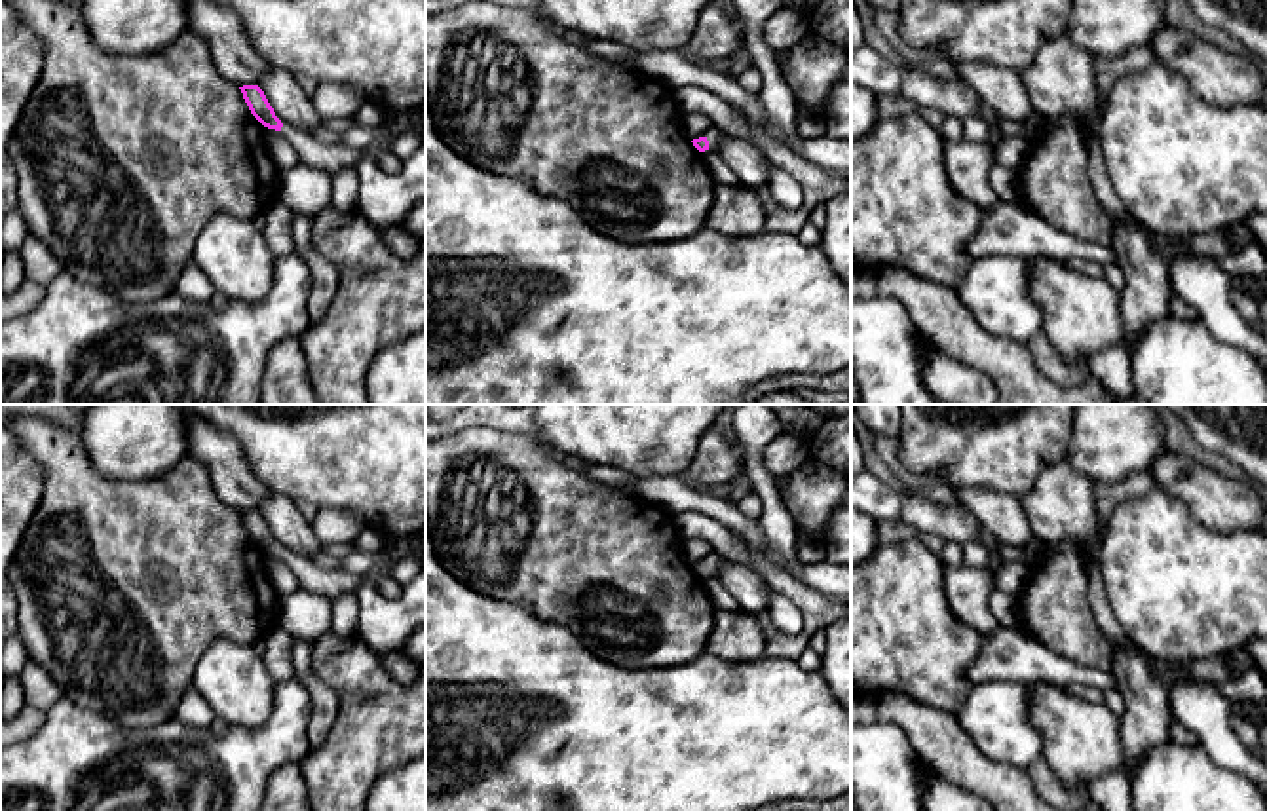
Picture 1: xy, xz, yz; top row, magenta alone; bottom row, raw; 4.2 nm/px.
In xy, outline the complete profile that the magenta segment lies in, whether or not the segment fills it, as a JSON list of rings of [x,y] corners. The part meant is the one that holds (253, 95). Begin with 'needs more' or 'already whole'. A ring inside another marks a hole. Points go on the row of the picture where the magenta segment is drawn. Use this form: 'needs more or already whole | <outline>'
needs more | [[[258,85],[239,87],[251,114],[268,129],[281,131],[294,148],[300,163],[329,173],[331,177],[340,169],[355,169],[359,163],[359,150],[348,148],[340,142],[325,142],[312,133],[285,127],[270,106],[264,91]]]

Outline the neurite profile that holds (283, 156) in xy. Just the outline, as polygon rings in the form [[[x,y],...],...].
[[[264,127],[264,142],[277,169],[291,169],[300,163],[294,148],[281,131]]]

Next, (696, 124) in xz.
[[[682,112],[682,127],[690,141],[709,137],[714,131],[712,120],[701,112]]]

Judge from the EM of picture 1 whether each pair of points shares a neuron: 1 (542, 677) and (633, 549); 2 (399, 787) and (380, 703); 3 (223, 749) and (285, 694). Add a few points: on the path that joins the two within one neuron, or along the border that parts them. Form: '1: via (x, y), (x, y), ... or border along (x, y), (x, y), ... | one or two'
1: border along (534, 614), (565, 625), (589, 650), (608, 661) | two
2: border along (405, 762), (390, 768), (369, 791) | two
3: via (244, 749), (255, 749), (285, 715) | one

